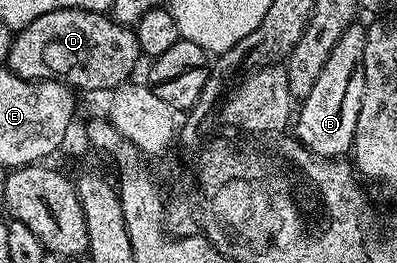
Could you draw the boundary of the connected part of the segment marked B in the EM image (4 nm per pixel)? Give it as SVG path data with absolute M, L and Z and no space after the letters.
M354 23L343 31L339 43L331 51L315 87L304 94L295 113L295 136L305 148L317 157L341 159L353 148L355 127L359 123L359 107L363 103L365 90L365 29Z

